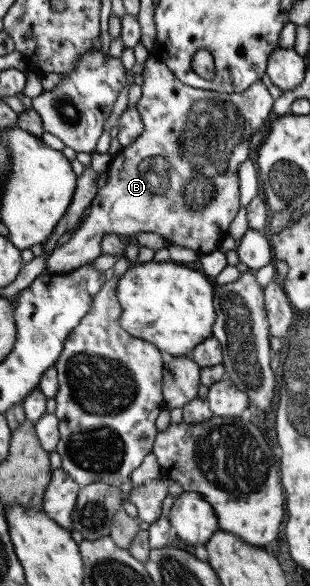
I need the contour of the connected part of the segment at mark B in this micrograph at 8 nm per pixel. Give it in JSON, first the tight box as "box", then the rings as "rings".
{"box":[43,56,273,273],"rings":[[[152,56],[144,62],[141,75],[142,96],[134,107],[142,121],[142,133],[130,146],[121,148],[111,157],[104,186],[97,188],[96,195],[70,238],[47,255],[43,273],[71,271],[96,259],[102,254],[100,240],[104,234],[114,234],[128,242],[134,239],[136,233],[150,231],[160,235],[167,245],[180,245],[198,255],[208,255],[217,251],[239,211],[235,164],[246,159],[251,135],[262,127],[272,111],[273,99],[268,89],[259,81],[238,94],[193,89],[176,80],[170,70]]]}

